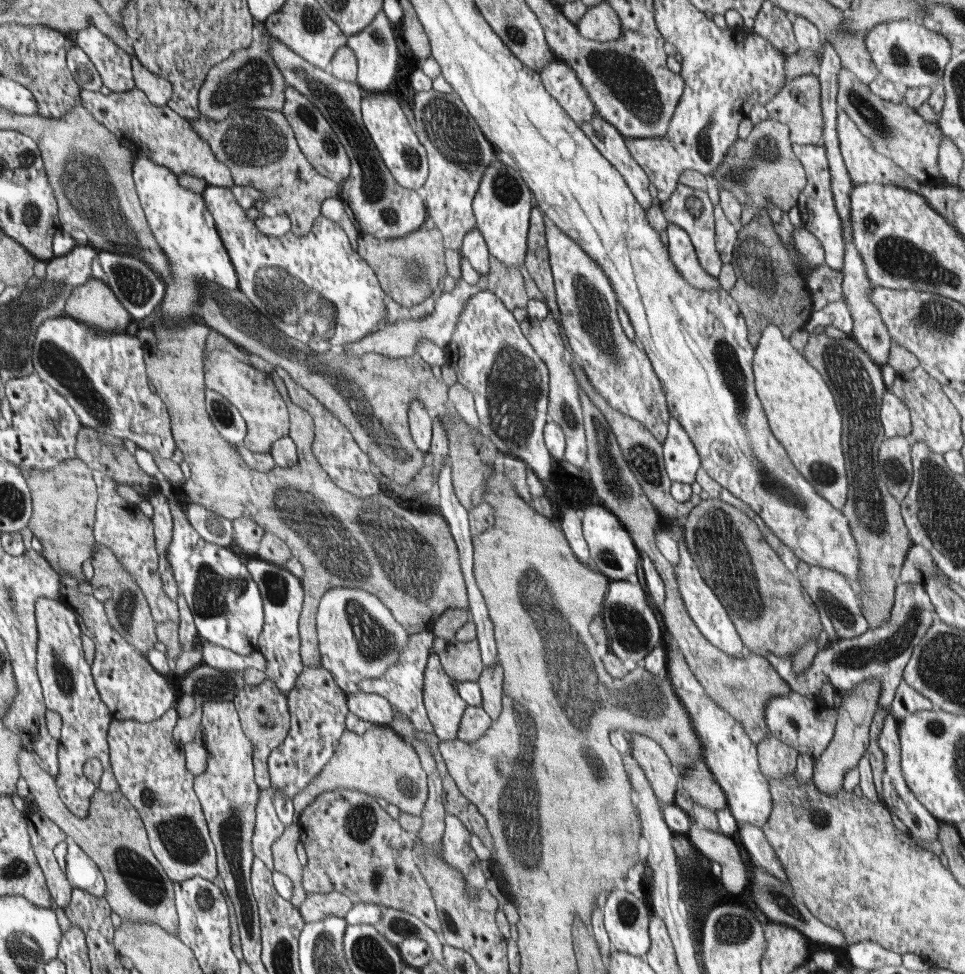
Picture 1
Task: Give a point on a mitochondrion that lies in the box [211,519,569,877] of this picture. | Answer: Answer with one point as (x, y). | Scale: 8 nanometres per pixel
(375, 643)

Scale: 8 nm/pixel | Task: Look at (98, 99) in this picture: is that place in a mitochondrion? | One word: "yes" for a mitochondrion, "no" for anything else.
no

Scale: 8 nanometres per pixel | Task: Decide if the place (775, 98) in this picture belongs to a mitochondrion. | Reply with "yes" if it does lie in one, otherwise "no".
no

